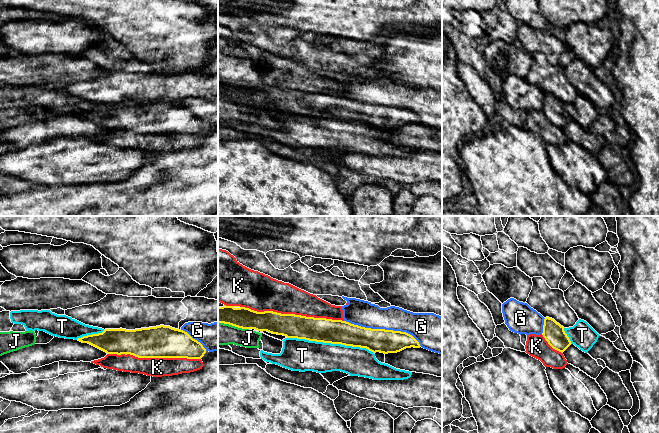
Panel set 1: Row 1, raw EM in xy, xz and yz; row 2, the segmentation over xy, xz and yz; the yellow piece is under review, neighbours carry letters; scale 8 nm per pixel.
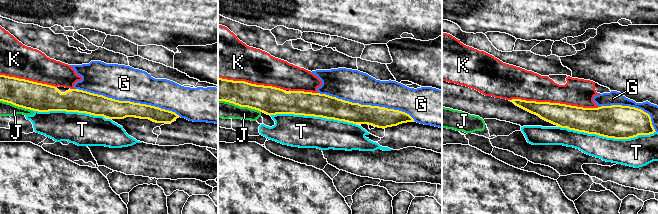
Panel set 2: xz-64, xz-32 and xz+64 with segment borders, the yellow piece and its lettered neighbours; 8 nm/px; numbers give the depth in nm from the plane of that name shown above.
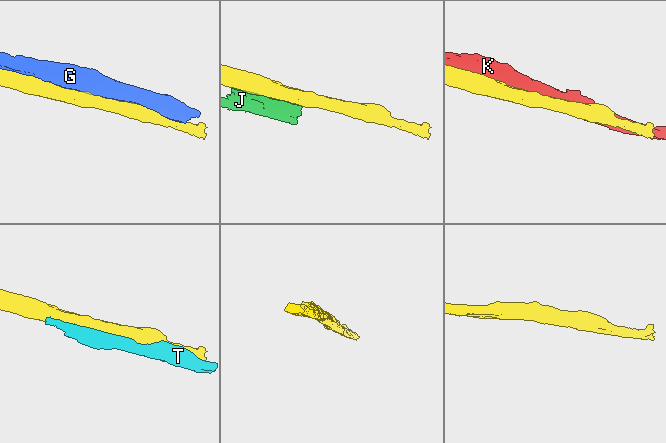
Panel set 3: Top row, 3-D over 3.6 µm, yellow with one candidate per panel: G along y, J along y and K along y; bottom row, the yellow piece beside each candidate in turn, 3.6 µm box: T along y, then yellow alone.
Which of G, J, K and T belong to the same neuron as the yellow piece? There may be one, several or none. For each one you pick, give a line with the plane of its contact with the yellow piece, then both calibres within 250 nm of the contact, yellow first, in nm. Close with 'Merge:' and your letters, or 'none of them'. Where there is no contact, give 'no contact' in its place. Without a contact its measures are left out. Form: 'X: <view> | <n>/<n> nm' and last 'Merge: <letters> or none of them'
Merge: none of them

